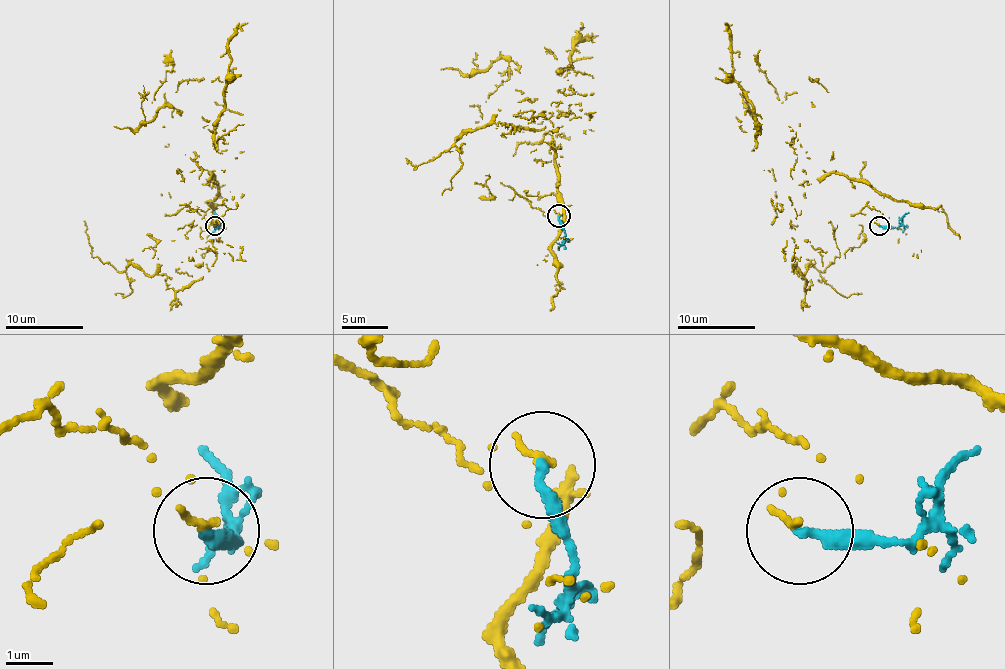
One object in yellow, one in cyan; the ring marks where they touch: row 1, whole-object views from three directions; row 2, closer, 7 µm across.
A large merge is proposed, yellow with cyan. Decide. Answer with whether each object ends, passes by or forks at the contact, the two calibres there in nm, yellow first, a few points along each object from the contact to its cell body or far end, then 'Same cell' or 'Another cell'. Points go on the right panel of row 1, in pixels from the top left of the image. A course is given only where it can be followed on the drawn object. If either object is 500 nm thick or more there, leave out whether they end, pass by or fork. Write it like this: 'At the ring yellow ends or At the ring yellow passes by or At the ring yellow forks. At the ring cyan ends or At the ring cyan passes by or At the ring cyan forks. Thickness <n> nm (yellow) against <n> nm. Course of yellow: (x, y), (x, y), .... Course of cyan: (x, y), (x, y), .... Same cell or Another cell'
At the ring yellow ends. At the ring cyan ends. Thickness 140 nm (yellow) against 240 nm. Course of yellow: (879, 226), (888, 197), (838, 173), (800, 185), (791, 138), (754, 134), (804, 290), (839, 255), (830, 220). Course of cyan: (879, 226), (896, 228), (908, 212). Another cell

